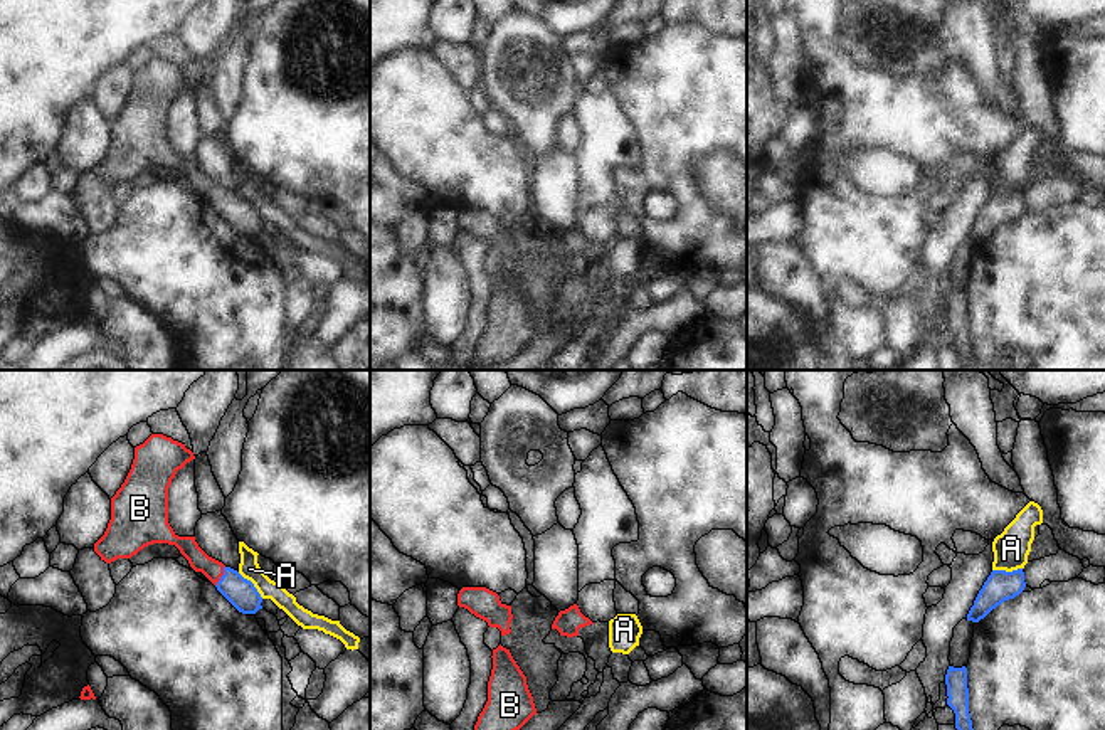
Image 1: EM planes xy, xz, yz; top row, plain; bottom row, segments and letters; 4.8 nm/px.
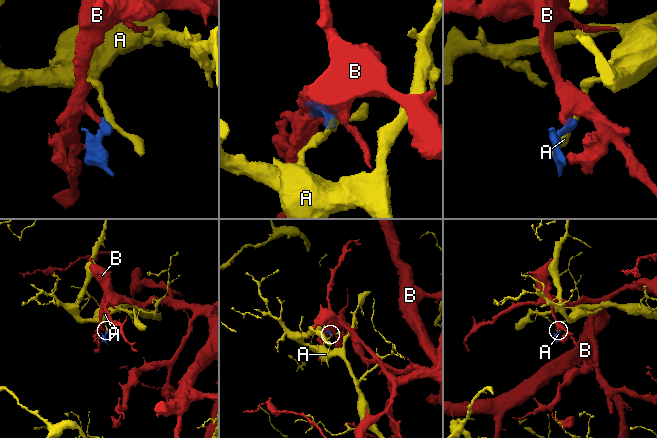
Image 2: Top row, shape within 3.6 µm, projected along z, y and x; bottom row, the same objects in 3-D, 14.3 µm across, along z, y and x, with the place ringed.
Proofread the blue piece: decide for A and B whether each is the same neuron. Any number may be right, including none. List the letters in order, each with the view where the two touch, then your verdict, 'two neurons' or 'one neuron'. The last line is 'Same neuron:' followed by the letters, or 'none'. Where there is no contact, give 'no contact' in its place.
A: contact in xy; two neurons
B: contact in xy; one neuron
Same neuron: B

